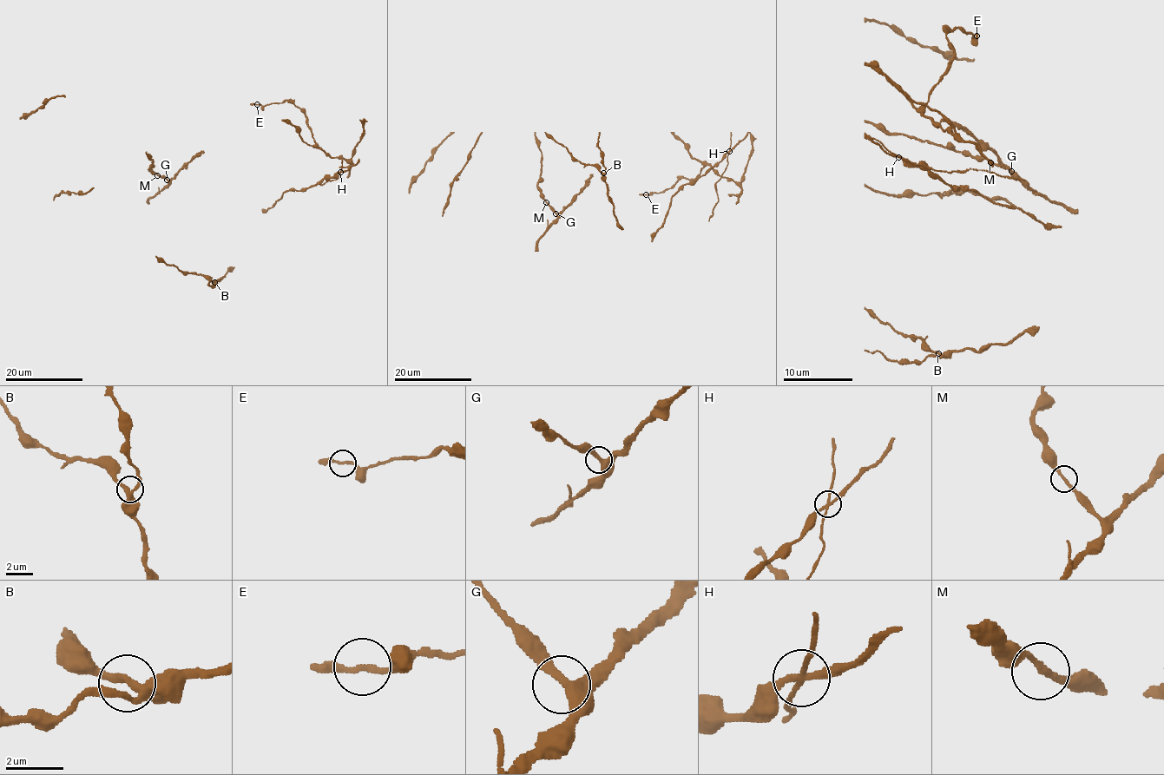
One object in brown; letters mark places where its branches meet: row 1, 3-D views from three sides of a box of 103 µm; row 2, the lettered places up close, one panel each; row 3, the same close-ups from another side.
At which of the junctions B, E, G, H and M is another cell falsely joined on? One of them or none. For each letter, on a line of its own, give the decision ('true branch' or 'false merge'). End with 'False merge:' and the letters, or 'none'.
B: true branch
E: true branch
G: true branch
H: false merge
M: true branch
False merge: H

